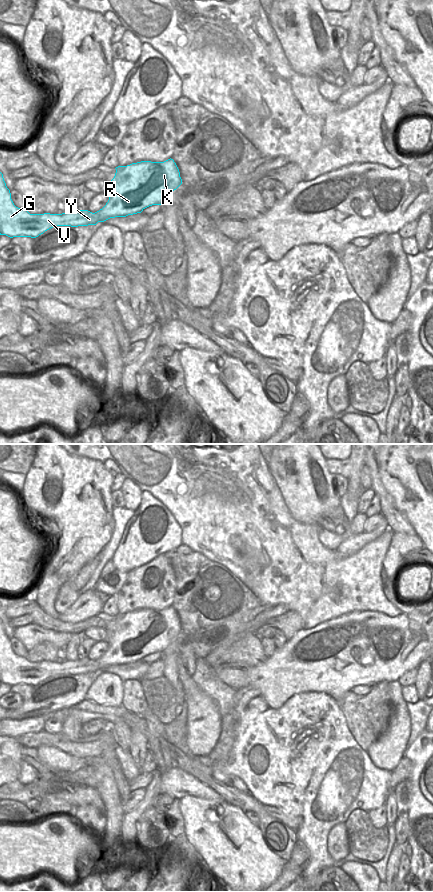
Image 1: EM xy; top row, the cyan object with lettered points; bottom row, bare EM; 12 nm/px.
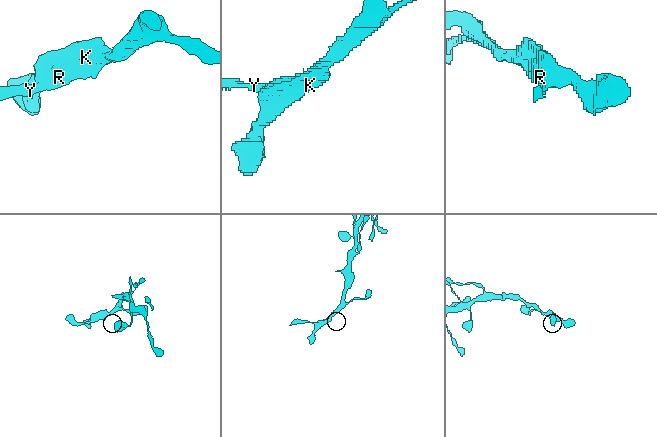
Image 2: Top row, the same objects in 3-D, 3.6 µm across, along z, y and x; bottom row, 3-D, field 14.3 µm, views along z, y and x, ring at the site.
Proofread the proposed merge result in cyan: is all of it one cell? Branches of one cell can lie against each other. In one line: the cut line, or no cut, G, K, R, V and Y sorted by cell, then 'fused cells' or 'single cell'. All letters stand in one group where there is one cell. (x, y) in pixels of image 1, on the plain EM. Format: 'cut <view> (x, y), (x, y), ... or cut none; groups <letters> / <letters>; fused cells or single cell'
cut none; groups G K R V Y; single cell

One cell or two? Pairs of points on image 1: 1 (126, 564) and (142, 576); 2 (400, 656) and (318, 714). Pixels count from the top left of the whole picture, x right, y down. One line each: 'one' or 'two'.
1: two
2: two

